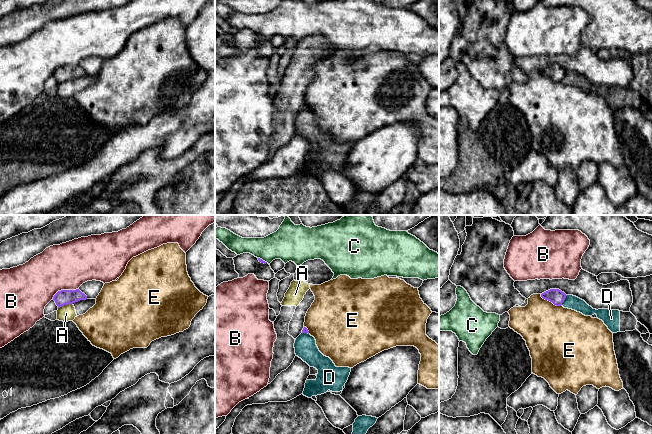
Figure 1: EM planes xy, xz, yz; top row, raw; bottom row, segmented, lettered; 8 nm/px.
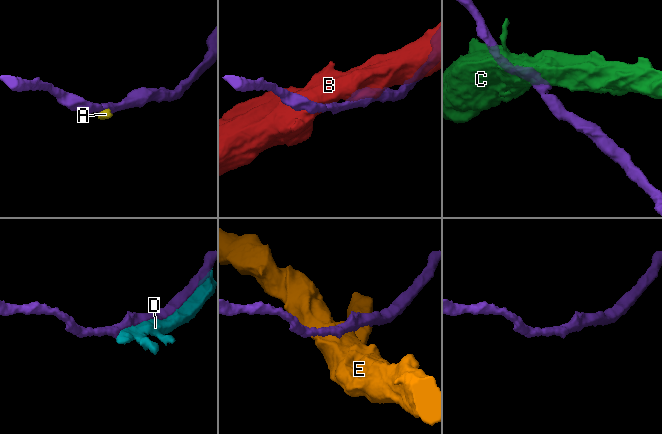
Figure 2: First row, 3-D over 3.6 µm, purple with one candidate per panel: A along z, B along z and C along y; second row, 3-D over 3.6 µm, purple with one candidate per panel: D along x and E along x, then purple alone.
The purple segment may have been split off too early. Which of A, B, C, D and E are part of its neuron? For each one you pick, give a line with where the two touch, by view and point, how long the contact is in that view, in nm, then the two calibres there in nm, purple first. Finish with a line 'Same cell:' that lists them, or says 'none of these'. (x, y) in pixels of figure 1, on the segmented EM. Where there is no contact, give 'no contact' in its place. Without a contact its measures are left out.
Same cell: none of these

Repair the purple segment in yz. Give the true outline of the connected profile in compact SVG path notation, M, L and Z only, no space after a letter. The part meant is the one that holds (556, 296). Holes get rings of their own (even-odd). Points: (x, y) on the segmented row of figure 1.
M550 289L541 294L543 299L552 302L556 306L561 306L566 296L567 295L559 289Z

